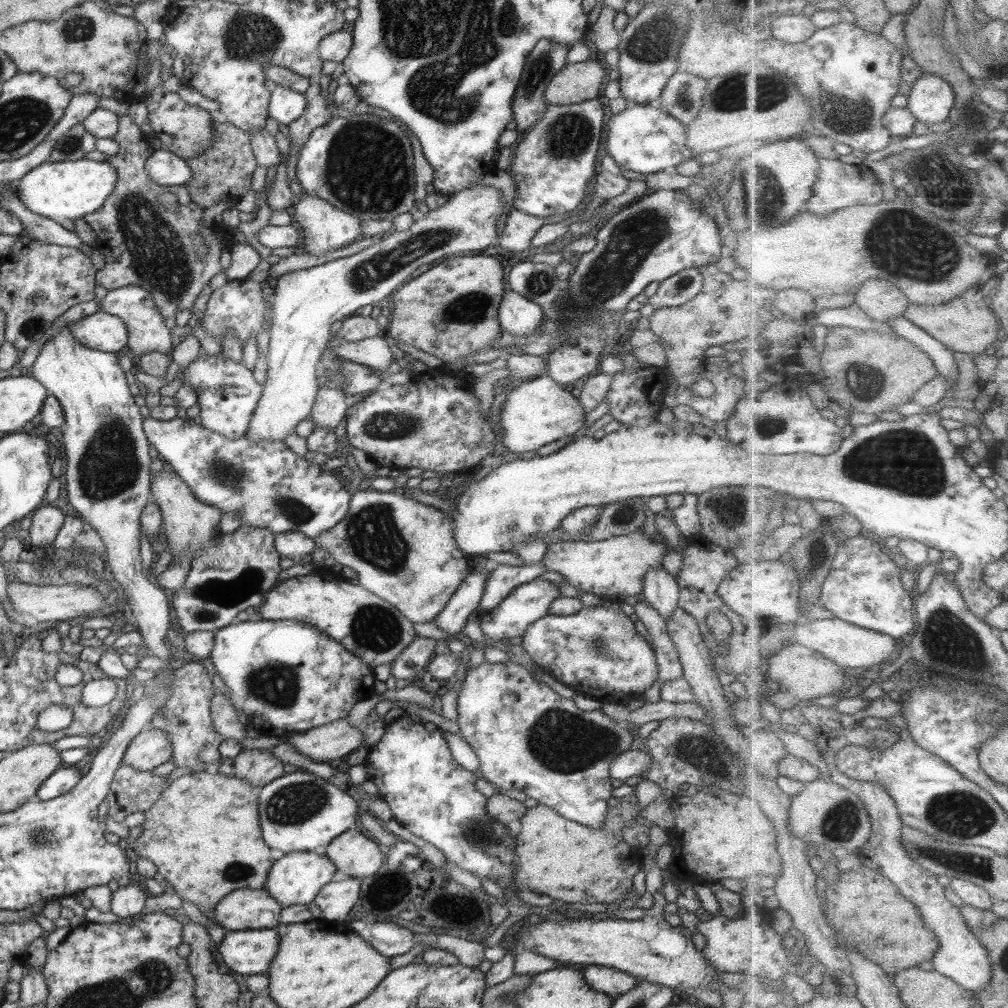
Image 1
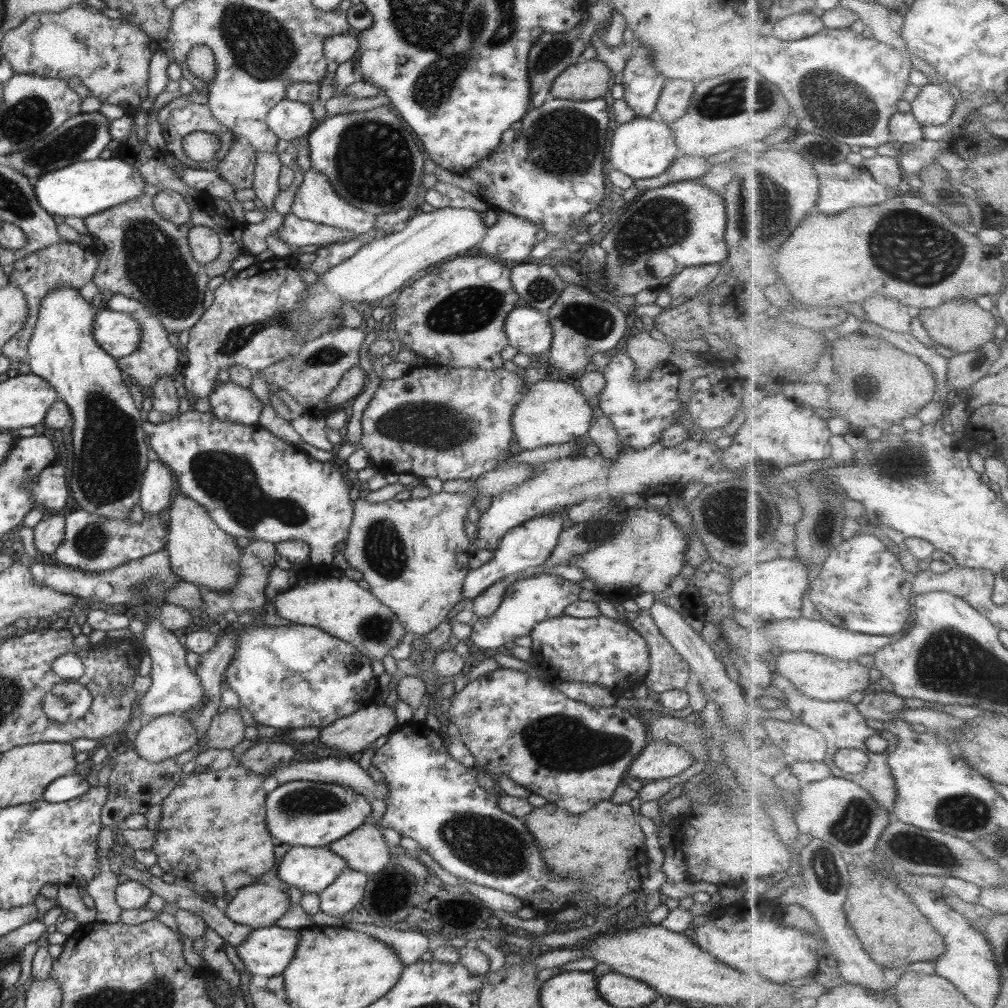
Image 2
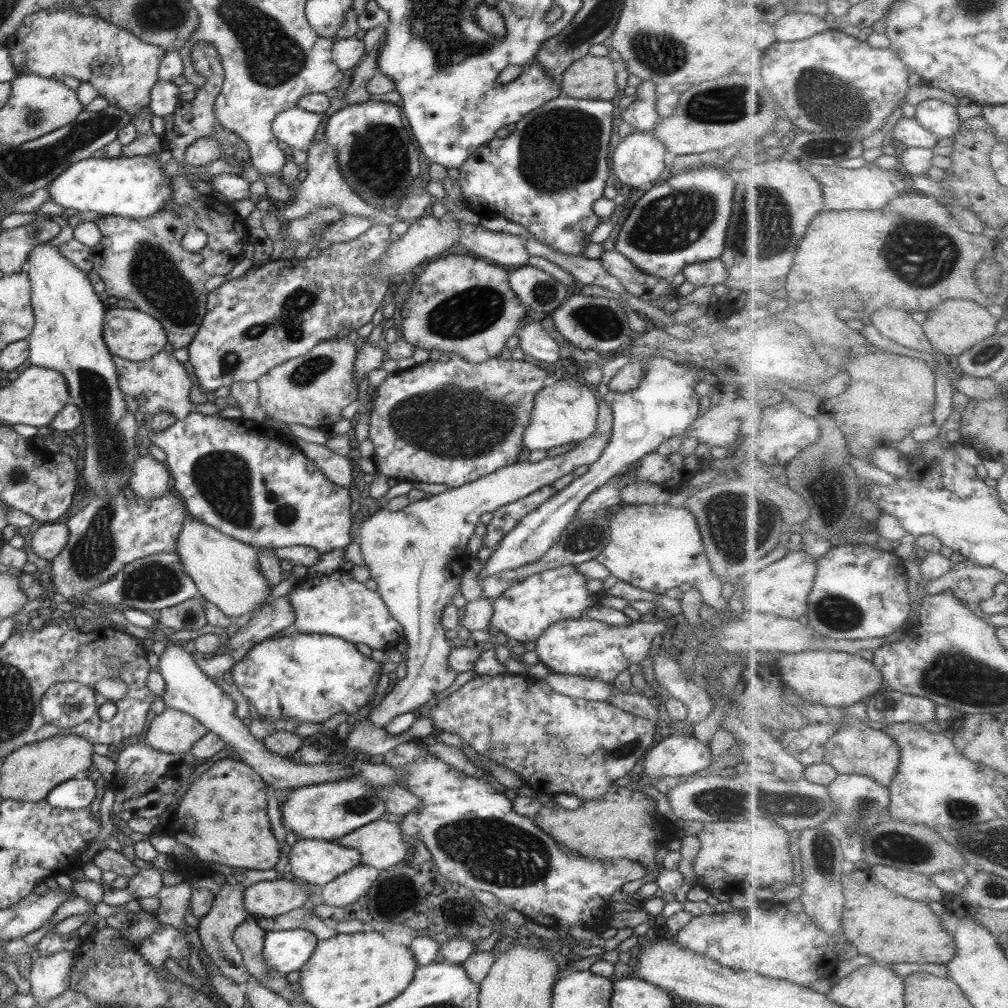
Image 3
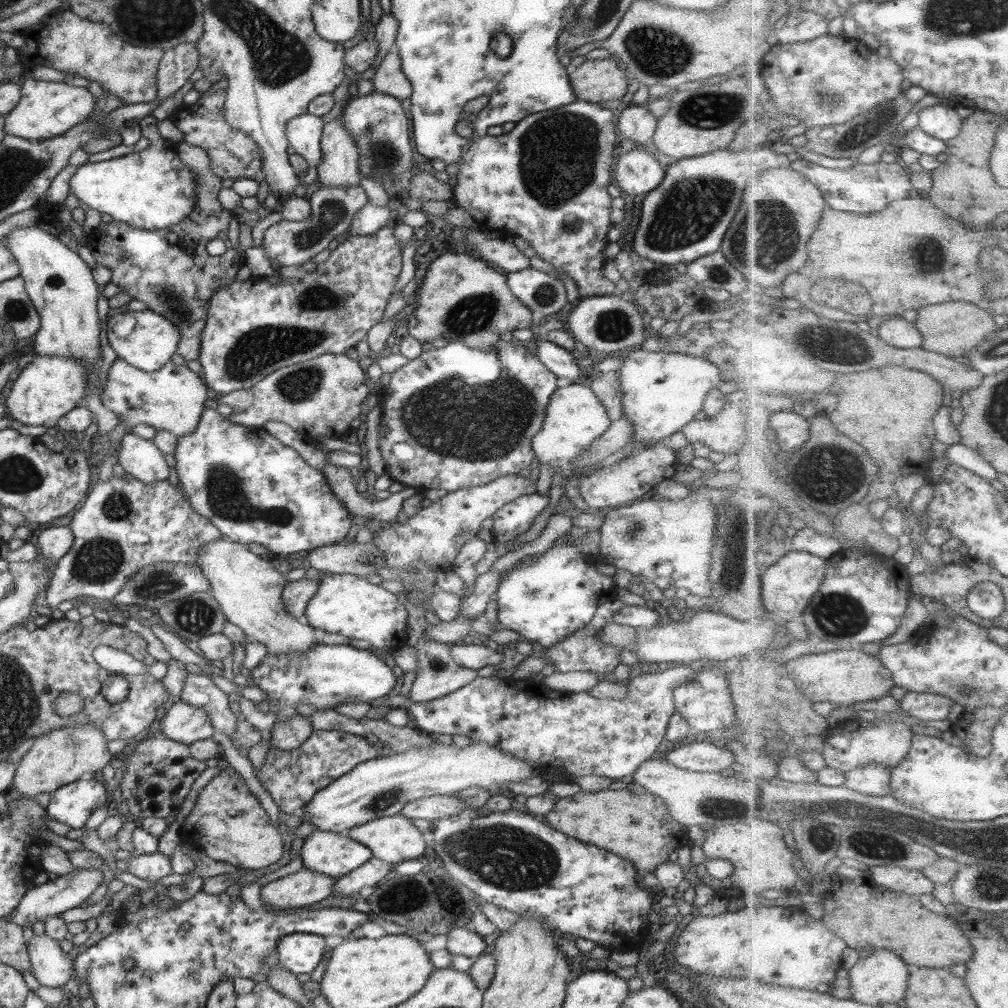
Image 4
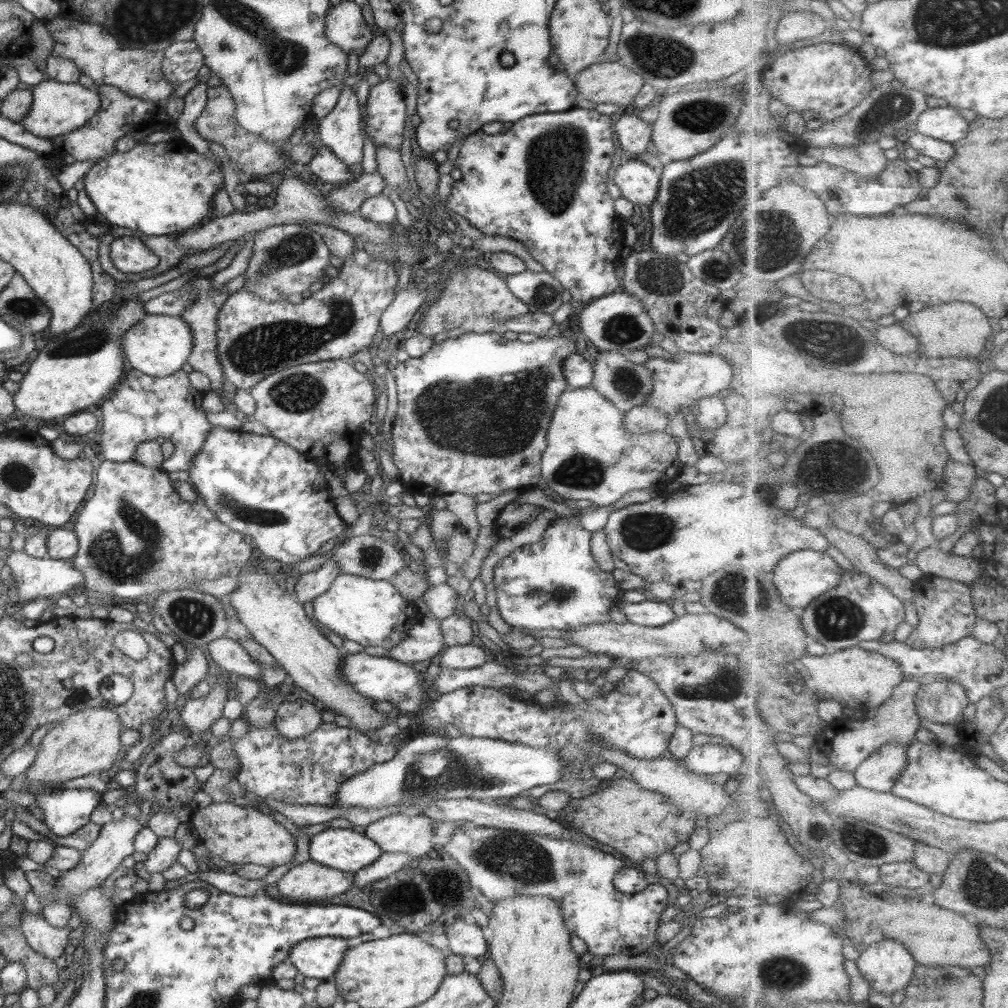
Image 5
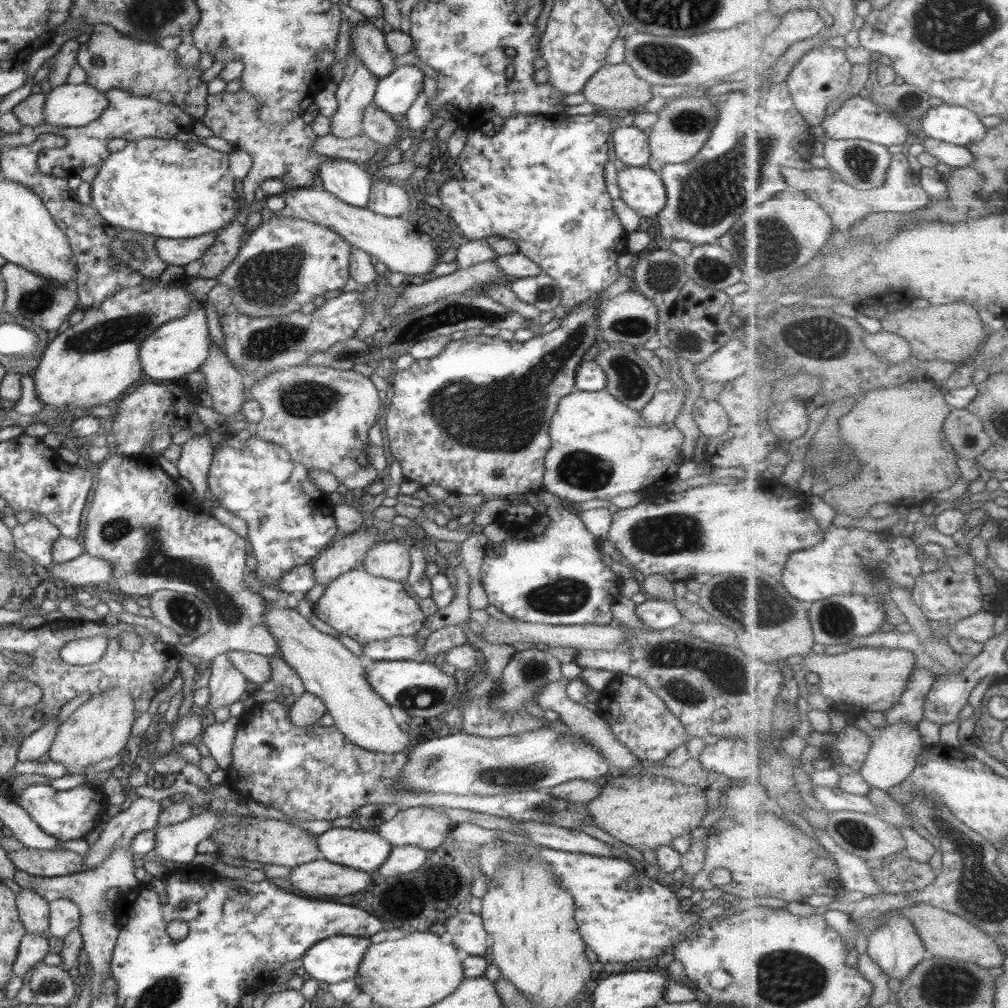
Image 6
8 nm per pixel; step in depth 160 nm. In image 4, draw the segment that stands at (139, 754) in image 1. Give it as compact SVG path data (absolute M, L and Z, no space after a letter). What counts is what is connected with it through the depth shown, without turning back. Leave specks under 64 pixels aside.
M175 698L167 705L166 714L160 724L161 738L169 738L187 745L197 740L212 738L215 732L203 708L190 706Z

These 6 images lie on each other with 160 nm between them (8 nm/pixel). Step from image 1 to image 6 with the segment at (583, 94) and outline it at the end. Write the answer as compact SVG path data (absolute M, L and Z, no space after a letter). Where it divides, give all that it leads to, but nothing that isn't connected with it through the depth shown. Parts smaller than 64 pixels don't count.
M607 63L589 78L582 92L593 106L632 112L654 98L651 88L628 64Z

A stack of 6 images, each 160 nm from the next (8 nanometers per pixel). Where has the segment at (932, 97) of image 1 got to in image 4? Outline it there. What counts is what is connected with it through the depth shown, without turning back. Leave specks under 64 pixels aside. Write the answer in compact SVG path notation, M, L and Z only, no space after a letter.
M941 103L923 109L919 117L920 125L926 132L947 141L962 134L965 122L958 114L957 105L950 108Z

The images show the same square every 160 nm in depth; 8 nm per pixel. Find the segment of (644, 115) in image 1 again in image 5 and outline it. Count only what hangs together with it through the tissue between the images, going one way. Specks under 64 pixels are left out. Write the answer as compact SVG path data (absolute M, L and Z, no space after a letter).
M628 159L617 165L612 182L622 191L622 197L632 204L650 206L656 201L660 183L660 170L646 162Z

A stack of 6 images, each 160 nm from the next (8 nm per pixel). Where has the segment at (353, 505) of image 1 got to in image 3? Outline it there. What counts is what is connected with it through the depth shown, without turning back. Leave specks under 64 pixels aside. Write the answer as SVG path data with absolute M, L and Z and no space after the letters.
M605 432L598 436L590 436L580 441L574 449L554 457L547 456L538 462L516 461L514 465L499 468L496 472L478 480L458 488L449 488L443 494L439 493L428 499L424 498L411 502L398 512L392 512L392 510L386 509L386 506L382 506L375 514L371 512L360 524L357 535L358 539L361 540L359 544L364 564L371 572L370 579L376 581L378 585L376 593L382 597L389 613L401 624L401 628L403 628L402 637L408 641L407 674L403 679L394 683L394 687L380 704L367 715L367 719L374 726L385 729L393 718L407 712L417 712L417 709L426 702L434 702L436 696L440 692L444 692L446 688L450 688L452 682L456 680L458 672L448 665L453 642L444 635L445 628L441 623L441 614L446 606L453 603L452 599L456 591L461 588L461 577L468 569L472 559L467 552L467 545L471 536L475 534L475 528L480 522L480 517L485 513L493 513L494 510L506 503L516 502L519 498L532 494L540 487L552 485L556 479L566 476L578 466L584 466L584 464L590 466L600 458L610 435L610 432Z

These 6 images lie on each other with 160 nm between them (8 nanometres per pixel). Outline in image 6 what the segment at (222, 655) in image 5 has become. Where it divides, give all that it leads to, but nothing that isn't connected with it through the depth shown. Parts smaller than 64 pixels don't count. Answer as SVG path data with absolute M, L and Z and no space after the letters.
M228 652L228 661L236 671L240 671L246 680L260 686L271 680L272 663L266 656L246 652Z

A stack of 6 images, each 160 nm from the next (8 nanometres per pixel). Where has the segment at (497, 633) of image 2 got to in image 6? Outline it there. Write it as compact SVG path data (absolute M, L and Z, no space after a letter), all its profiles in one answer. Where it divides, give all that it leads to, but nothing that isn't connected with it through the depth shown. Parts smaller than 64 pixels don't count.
M542 489L537 494L538 499L545 505L547 516L552 520L547 530L532 539L520 540L511 537L500 545L490 544L486 548L480 576L489 604L511 618L534 624L570 626L614 623L610 608L620 596L623 578L602 563L600 540L588 532L582 519L572 512L571 506L561 503L559 496L546 490Z

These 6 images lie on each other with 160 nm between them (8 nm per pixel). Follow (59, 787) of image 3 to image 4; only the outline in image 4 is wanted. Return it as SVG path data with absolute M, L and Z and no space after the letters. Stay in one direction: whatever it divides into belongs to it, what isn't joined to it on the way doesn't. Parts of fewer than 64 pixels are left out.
M92 777L65 784L51 793L52 798L45 808L46 812L52 819L63 822L72 829L82 828L94 810L106 805L104 785Z

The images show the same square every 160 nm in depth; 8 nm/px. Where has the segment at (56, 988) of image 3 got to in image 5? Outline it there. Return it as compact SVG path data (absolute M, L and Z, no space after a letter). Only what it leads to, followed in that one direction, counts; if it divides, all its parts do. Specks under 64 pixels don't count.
M74 910L70 920L68 920L68 926L64 926L64 928L56 928L48 924L43 915L34 915L27 912L20 927L26 942L30 945L30 948L33 948L34 952L55 961L62 956L68 945L70 931L80 925L80 914Z

